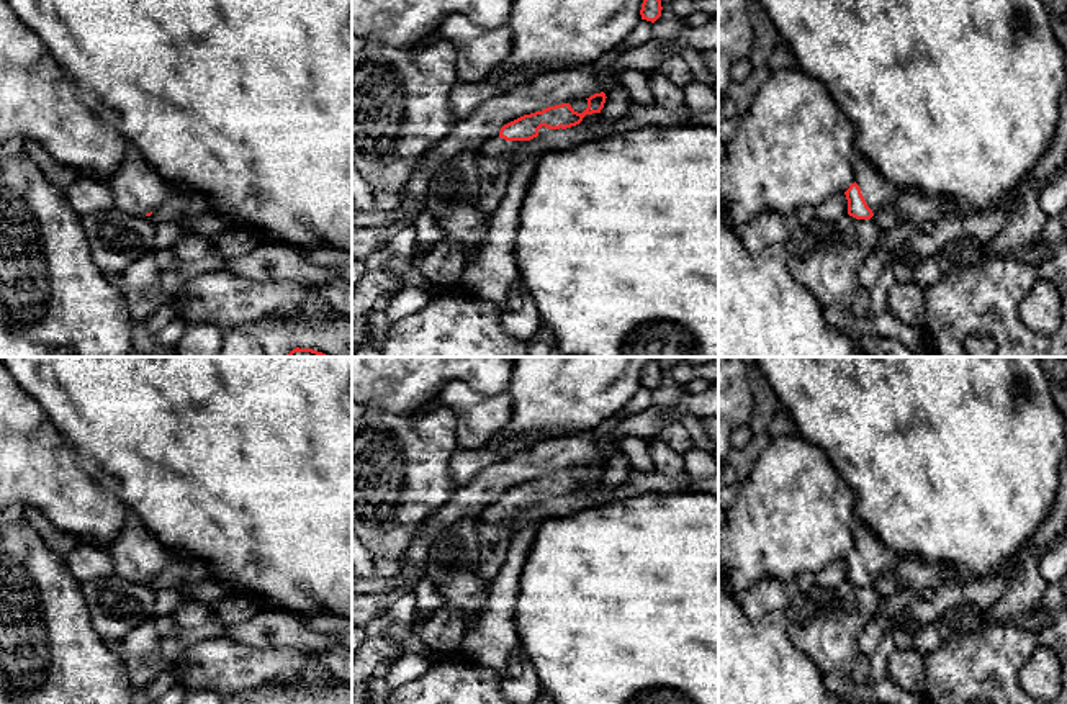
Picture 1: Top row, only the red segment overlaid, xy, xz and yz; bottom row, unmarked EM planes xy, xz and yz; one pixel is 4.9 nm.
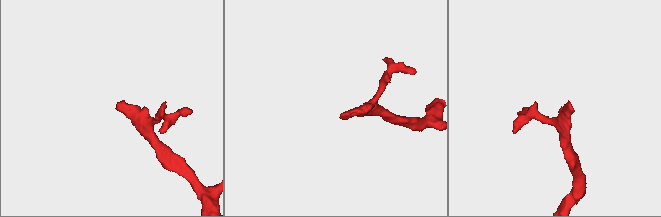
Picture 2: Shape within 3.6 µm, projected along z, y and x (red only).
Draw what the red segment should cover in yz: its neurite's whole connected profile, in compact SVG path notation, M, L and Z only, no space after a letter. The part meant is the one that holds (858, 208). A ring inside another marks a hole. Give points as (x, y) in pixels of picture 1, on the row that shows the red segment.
M864 156L854 157L856 182L844 192L848 214L856 219L871 219L882 206L892 205L903 193L898 187L887 182L877 167Z

